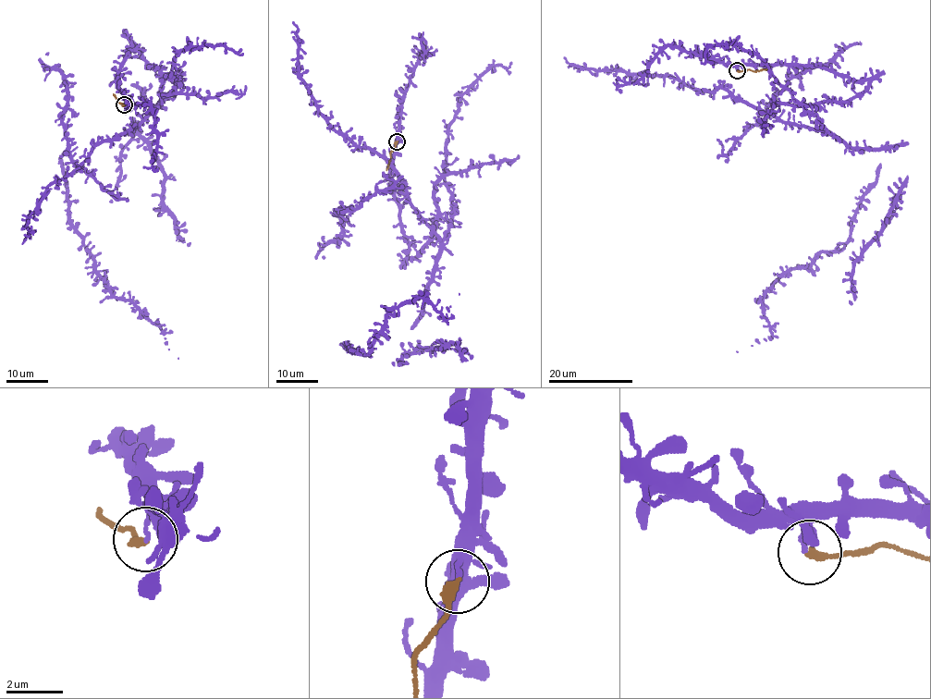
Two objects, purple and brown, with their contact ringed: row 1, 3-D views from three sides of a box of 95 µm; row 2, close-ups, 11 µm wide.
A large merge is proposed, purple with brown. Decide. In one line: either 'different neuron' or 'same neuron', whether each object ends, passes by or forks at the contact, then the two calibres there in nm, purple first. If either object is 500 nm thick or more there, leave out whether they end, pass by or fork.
different neuron | purple ends | brown ends | 110/280 nm

